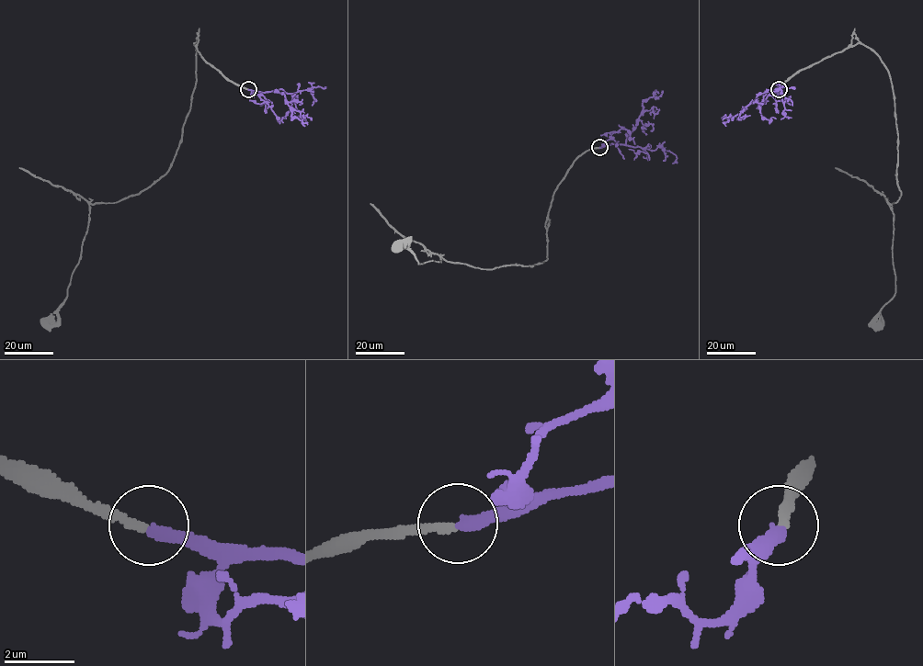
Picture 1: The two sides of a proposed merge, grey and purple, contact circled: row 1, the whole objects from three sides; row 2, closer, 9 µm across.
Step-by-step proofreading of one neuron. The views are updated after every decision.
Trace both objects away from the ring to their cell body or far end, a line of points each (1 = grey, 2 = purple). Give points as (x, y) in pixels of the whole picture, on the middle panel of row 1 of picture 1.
1: (599, 148), (573, 162), (553, 195), (541, 263), (489, 269), (440, 257), (418, 264), (407, 242), (396, 248)
2: (599, 148), (625, 142), (627, 136), (635, 127), (643, 103), (652, 97), (657, 97), (661, 90)

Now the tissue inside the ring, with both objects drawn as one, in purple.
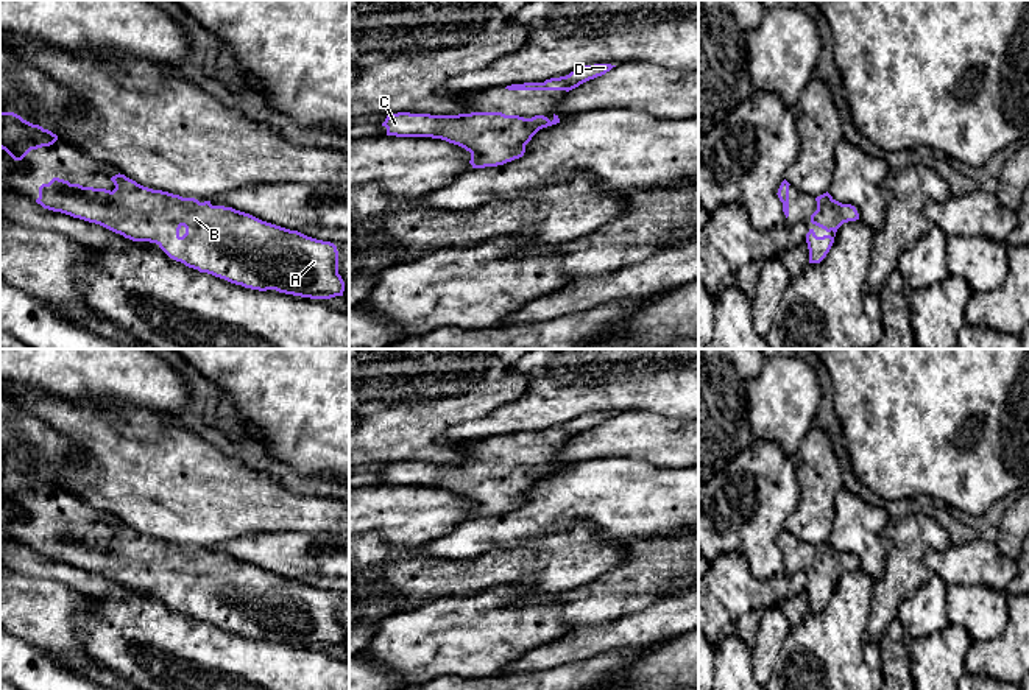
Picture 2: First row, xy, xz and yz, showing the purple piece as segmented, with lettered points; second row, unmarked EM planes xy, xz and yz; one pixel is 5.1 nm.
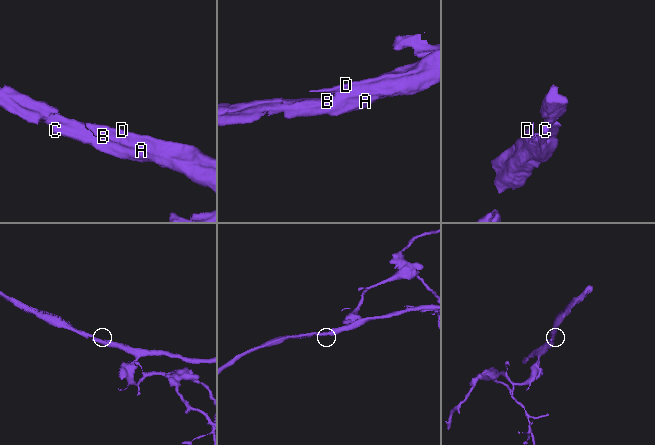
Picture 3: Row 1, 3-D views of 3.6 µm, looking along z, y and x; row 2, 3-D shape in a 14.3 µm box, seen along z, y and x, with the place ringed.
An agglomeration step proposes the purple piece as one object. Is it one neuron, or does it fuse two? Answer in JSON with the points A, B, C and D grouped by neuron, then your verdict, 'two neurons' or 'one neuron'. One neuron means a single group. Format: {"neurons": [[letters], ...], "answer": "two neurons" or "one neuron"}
{"neurons": [["A", "B", "C", "D"]], "answer": "one neuron"}

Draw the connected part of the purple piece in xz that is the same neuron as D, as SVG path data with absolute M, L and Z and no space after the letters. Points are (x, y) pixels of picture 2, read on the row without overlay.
M611 413L585 414L582 417L571 421L566 425L550 427L550 428L546 428L544 431L511 433L511 435L507 435L505 438L508 438L508 439L566 439L566 441L569 441L589 428L605 424L613 416L616 416L616 414L611 414Z

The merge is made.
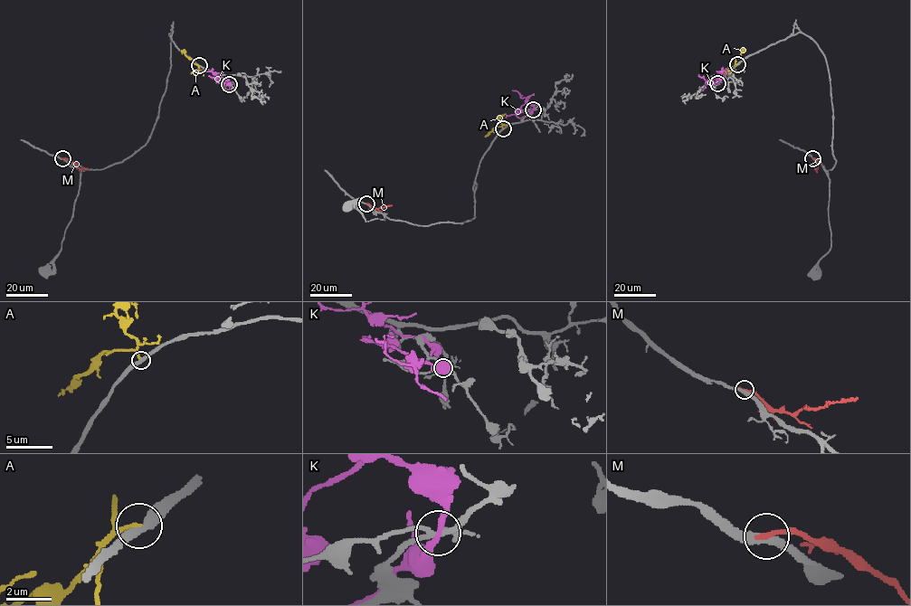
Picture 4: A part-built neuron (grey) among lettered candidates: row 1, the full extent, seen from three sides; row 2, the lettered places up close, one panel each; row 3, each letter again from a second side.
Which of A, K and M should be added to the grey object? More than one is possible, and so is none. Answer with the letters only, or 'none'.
none

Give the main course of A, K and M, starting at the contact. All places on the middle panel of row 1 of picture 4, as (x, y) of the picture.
A: (503, 128), (495, 127), (486, 136)
K: (533, 109), (521, 118), (517, 116), (527, 108)
M: (366, 203), (375, 208), (392, 205)

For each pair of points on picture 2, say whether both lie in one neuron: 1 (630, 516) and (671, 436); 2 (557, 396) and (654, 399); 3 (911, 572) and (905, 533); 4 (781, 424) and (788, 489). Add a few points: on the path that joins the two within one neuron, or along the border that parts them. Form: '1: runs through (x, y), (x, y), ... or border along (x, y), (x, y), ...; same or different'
1: border along (621, 455), (682, 468); different
2: runs through (580, 394), (630, 394); same
3: runs through (906, 563), (906, 542); same
4: border along (755, 438), (775, 441), (792, 457); different

